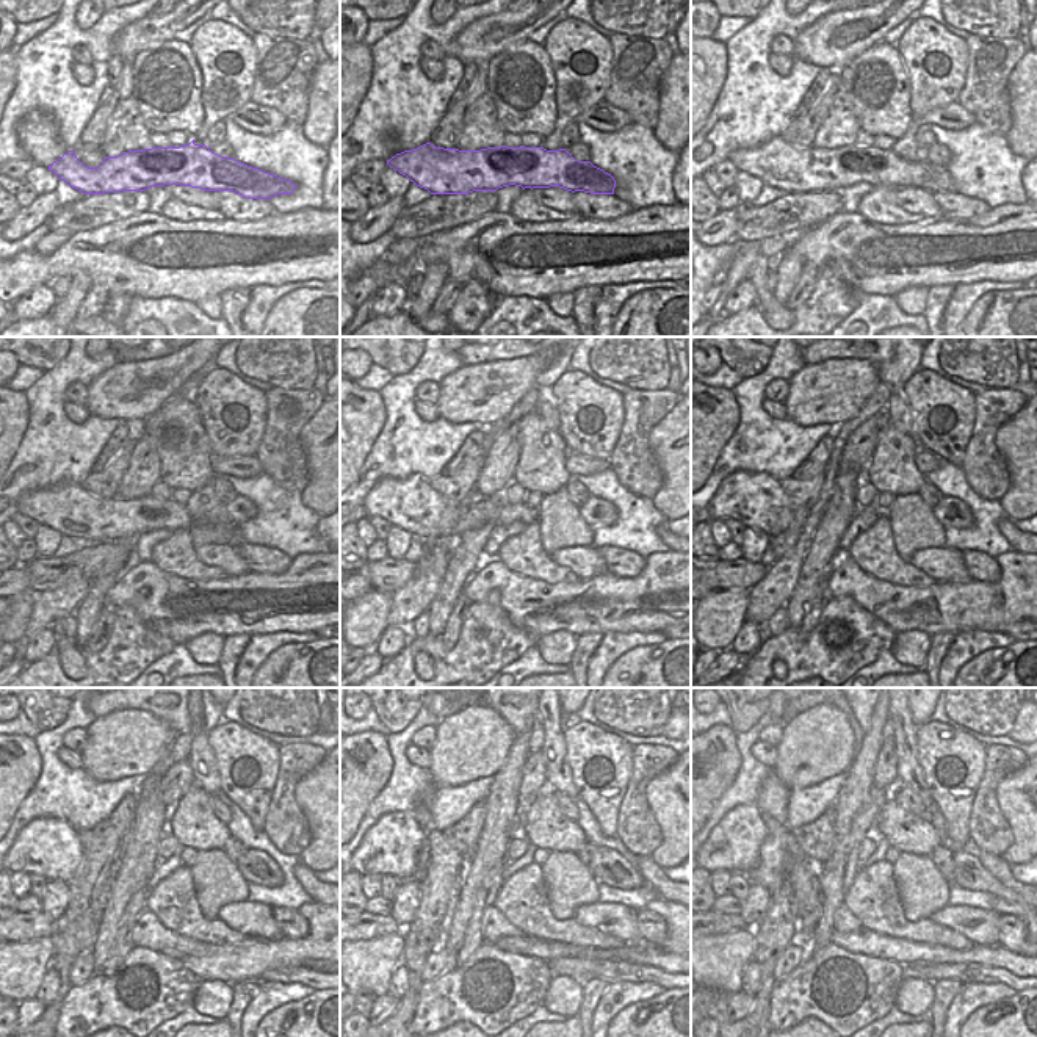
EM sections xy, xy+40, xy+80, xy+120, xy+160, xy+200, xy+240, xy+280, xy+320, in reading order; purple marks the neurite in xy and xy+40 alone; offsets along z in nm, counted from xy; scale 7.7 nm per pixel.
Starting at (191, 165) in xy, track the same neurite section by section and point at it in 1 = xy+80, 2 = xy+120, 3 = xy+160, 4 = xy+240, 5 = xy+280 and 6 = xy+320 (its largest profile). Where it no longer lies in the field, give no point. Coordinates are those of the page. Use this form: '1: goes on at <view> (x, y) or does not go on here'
1: goes on at xy+80 (793, 169)
2: goes on at xy+120 (69, 509)
3: goes on at xy+160 (412, 505)
4: goes on at xy+240 (50, 848)
5: goes on at xy+280 (397, 845)
6: goes on at xy+320 (733, 845)

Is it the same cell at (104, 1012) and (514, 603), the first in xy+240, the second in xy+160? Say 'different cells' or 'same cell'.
different cells

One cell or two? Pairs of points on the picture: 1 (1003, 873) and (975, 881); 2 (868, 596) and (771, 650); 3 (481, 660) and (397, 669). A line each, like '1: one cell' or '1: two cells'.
1: two cells
2: two cells
3: one cell

